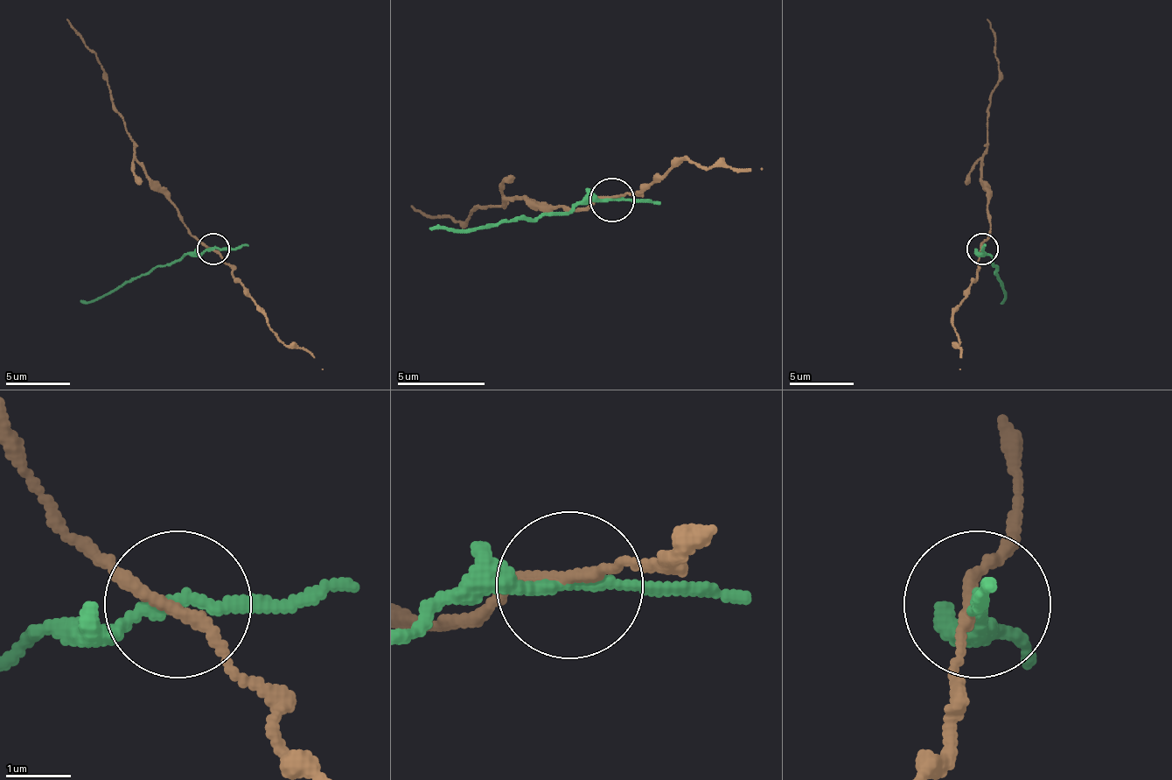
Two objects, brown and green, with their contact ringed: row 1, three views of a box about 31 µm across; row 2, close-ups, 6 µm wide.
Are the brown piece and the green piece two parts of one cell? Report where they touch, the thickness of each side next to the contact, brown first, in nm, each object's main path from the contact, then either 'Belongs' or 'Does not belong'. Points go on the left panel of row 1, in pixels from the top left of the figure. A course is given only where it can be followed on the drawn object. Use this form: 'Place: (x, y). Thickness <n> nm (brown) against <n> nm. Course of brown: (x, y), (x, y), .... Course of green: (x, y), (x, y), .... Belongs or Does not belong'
Place: (213, 249). Thickness 170 nm (brown) against 160 nm. Course of brown: (214, 249), (201, 242), (191, 233), (178, 207), (146, 175), (117, 111), (105, 69), (79, 31), (66, 18). Course of green: (214, 249), (188, 252), (124, 282), (111, 291), (79, 301). Does not belong

